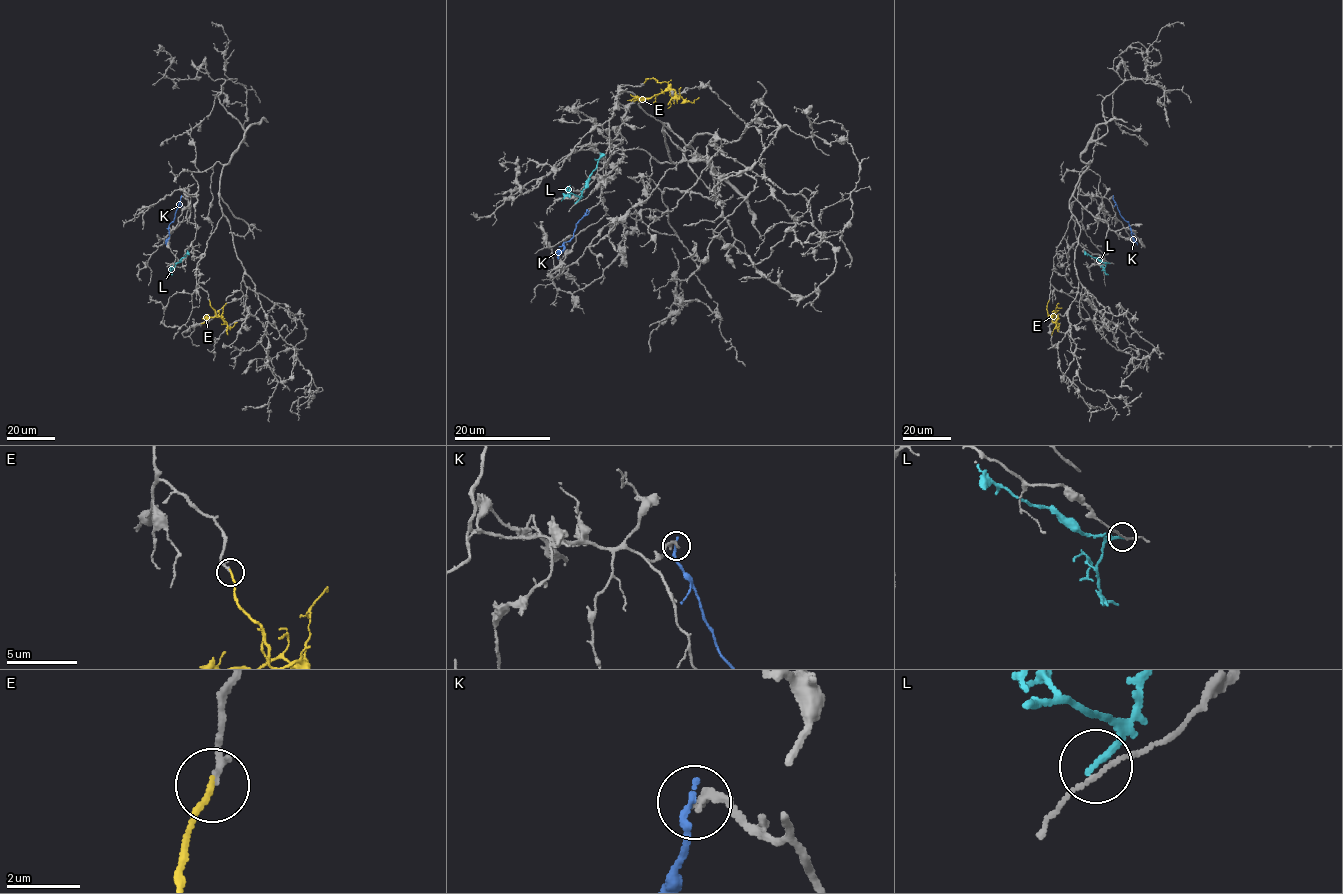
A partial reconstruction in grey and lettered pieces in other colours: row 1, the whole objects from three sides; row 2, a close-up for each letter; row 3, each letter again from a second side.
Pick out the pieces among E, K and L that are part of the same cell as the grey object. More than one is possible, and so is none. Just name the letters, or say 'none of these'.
E

